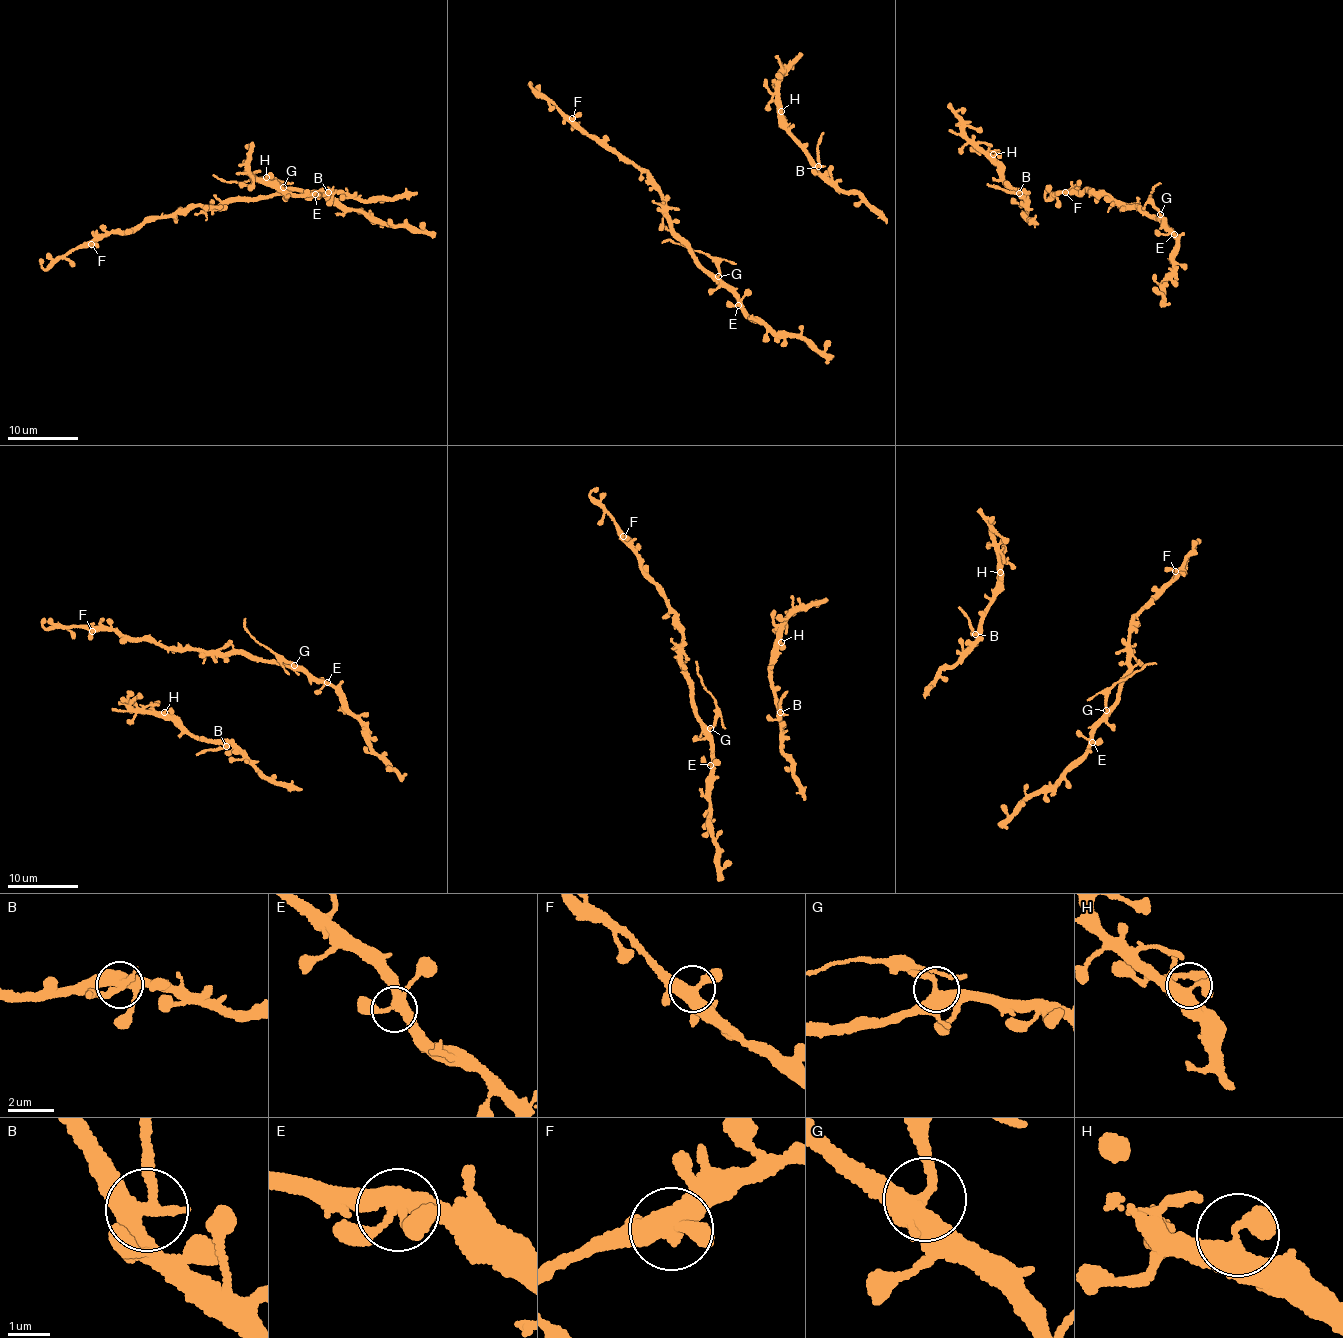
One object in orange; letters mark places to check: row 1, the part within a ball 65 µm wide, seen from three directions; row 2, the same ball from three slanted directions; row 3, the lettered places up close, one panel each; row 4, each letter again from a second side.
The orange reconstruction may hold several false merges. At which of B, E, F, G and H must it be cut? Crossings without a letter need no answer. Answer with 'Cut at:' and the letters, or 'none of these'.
Cut at: B, G

